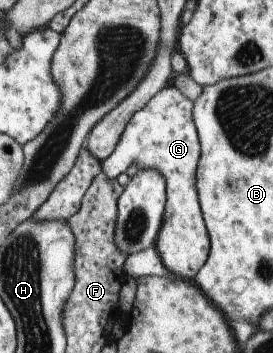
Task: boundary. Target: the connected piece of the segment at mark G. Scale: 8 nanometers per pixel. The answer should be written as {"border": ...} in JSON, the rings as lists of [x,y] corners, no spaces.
{"border":[[[169,85],[158,91],[140,111],[132,115],[114,152],[101,163],[101,171],[110,179],[126,172],[132,164],[139,169],[154,169],[162,173],[166,181],[166,206],[155,249],[168,272],[192,281],[206,263],[211,245],[196,186],[200,155],[200,139],[194,125],[192,99],[182,95],[175,86]]]}

